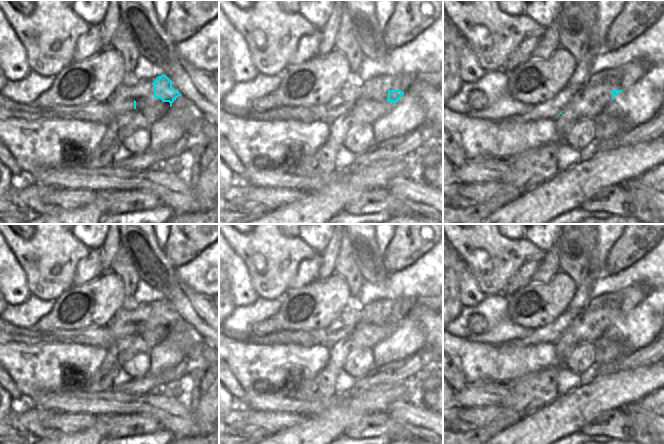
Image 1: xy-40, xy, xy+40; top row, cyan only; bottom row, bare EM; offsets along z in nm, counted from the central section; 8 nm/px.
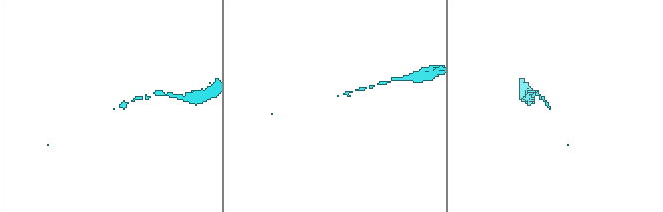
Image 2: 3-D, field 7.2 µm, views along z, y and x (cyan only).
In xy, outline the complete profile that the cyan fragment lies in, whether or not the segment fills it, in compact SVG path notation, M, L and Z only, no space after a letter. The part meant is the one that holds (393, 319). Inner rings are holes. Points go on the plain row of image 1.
M389 314L387 326L393 326L394 329L402 322L404 316L401 314Z

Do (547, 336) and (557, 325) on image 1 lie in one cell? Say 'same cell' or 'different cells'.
same cell

